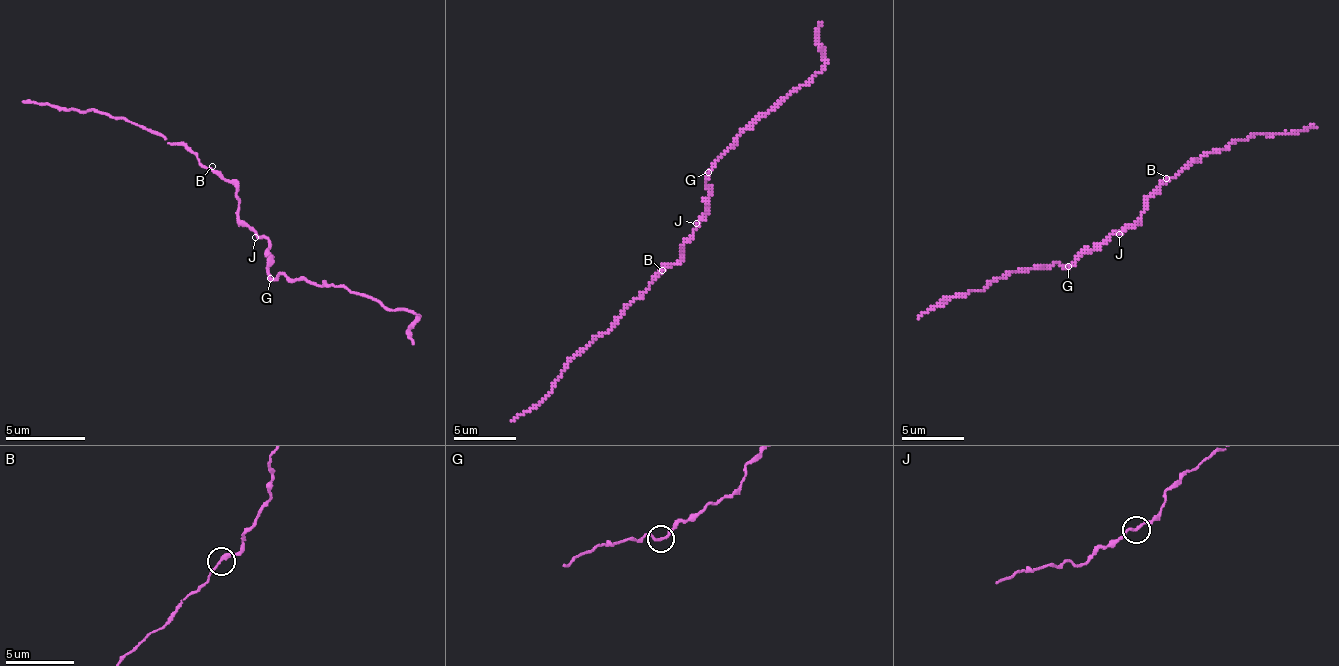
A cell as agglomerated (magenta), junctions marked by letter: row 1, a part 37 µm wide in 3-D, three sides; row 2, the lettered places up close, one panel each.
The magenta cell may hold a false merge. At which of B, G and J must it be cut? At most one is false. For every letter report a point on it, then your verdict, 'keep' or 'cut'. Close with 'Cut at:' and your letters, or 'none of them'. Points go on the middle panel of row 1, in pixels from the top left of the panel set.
B: (662, 270) | keep
G: (708, 172) | cut
J: (696, 223) | keep
Cut at: G

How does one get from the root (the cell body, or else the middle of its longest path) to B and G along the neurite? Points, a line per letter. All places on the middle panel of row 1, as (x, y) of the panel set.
B: (693, 232), (684, 242), (680, 258), (662, 270)
G: (693, 232), (706, 211), (709, 195), (706, 176), (709, 173)

